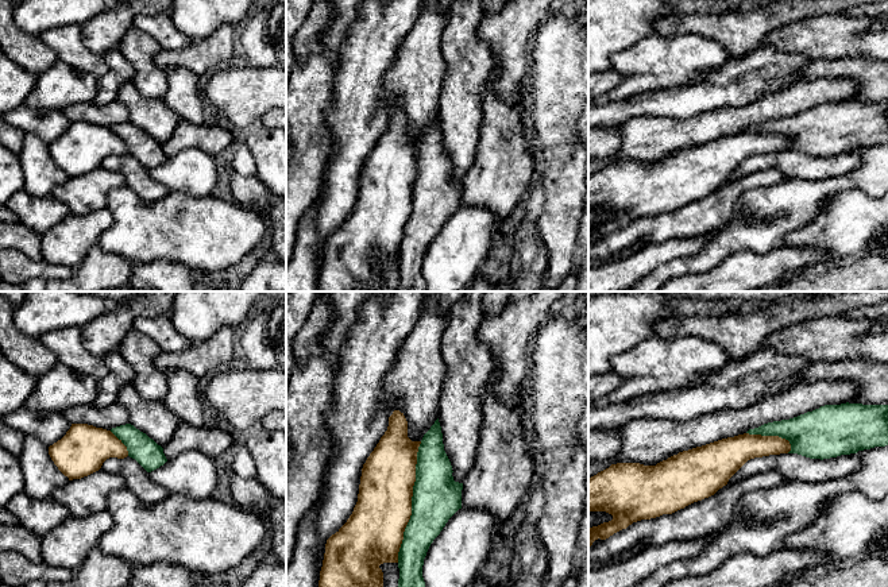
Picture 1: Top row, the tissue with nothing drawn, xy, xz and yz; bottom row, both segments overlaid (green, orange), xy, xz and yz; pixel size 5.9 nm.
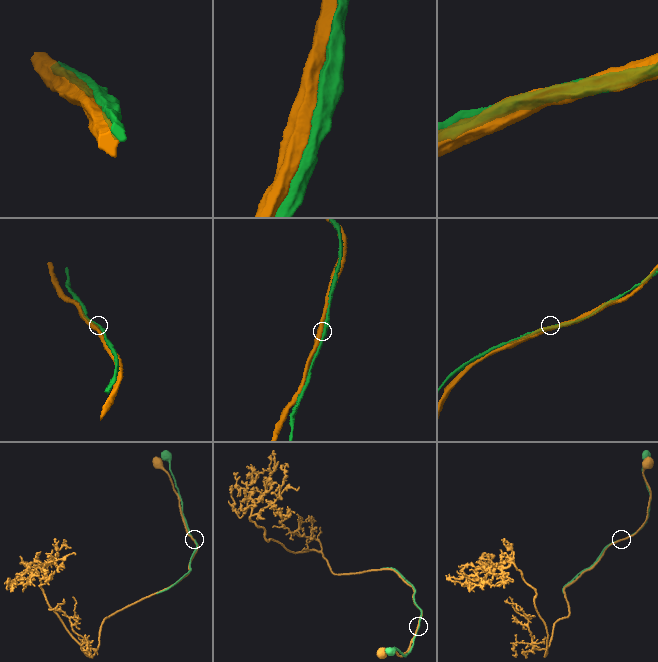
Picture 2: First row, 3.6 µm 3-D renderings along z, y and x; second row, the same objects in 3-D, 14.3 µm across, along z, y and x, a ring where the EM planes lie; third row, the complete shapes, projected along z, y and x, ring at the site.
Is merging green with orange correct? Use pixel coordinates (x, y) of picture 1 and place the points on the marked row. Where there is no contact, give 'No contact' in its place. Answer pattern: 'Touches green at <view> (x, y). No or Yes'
Touches green at xz (412, 502). No

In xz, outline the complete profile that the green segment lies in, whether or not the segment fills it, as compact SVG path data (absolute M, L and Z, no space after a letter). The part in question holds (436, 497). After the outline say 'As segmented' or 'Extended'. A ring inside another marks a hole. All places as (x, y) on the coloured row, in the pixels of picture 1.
M437 418L424 435L417 452L412 515L405 528L398 552L398 587L425 587L422 565L426 552L448 520L462 509L463 483L455 482L452 472L451 462L444 451L441 426Z. As segmented

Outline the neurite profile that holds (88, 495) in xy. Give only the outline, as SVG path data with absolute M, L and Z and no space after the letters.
M99 471L81 479L69 480L63 487L55 488L51 498L66 507L73 517L88 517L108 509L108 495L126 487L120 474Z

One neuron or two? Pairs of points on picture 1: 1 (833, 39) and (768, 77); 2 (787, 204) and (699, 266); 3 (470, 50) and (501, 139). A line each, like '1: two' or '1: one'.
1: two
2: one
3: two

